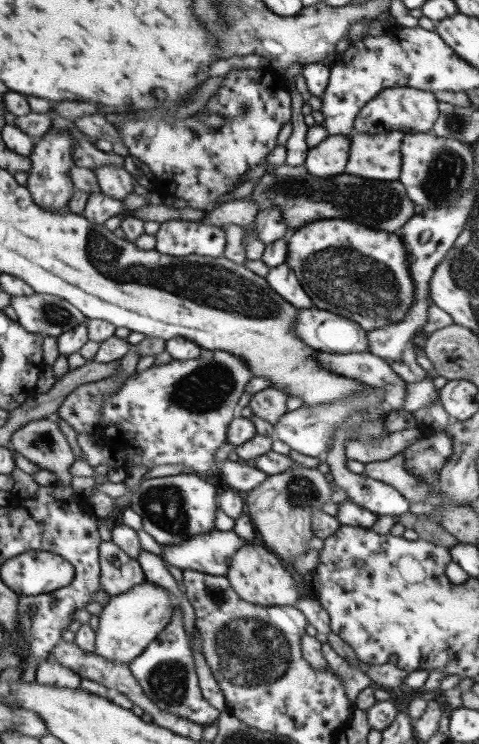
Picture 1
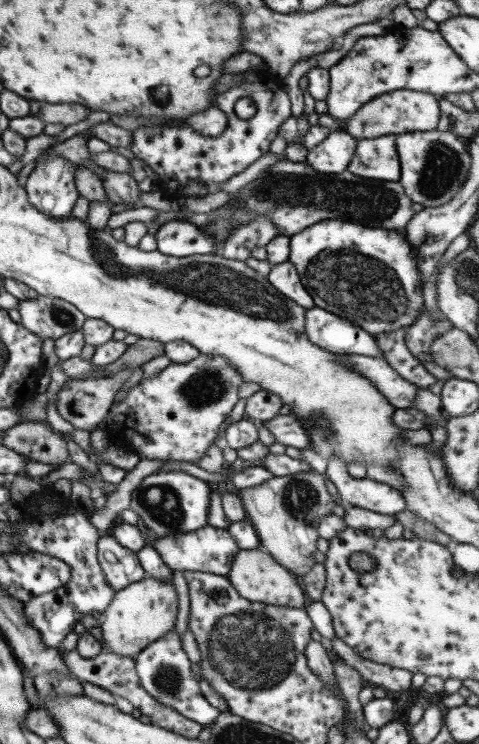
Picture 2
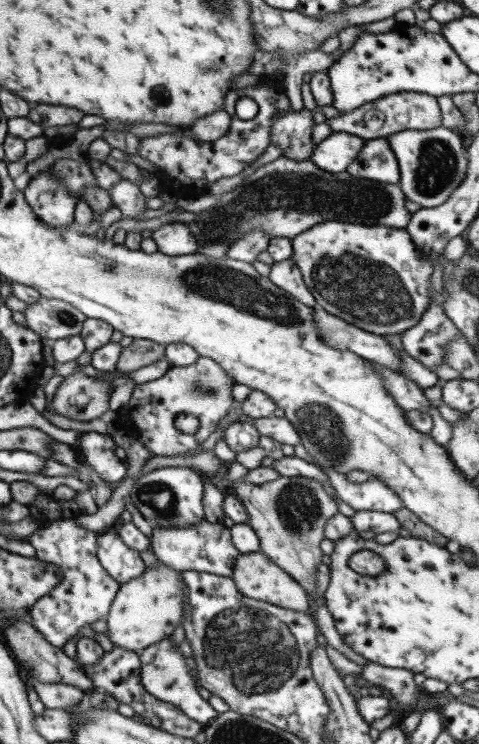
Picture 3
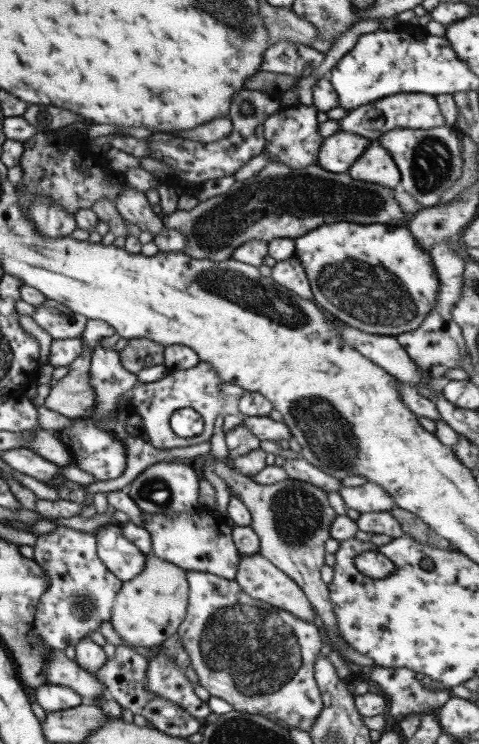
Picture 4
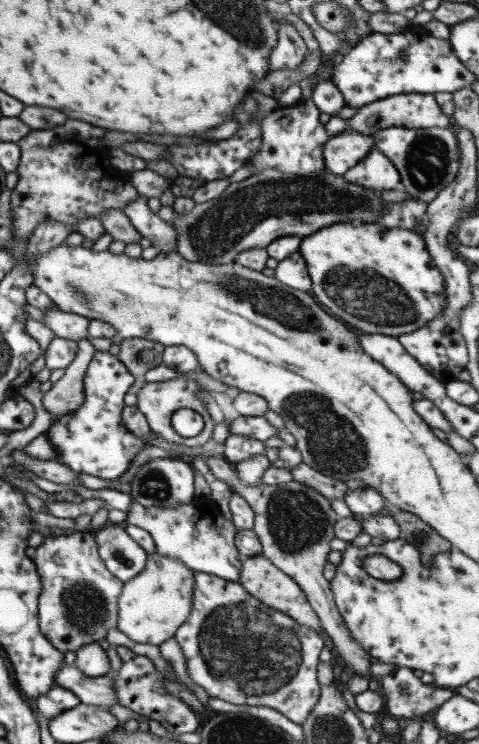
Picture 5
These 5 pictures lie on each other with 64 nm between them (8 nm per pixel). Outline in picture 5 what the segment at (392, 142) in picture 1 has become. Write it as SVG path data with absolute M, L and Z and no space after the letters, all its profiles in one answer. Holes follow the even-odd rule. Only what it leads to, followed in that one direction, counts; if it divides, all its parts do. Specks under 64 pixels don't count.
M374 148L366 157L343 174L348 182L374 190L392 190L401 182L400 173L392 162Z

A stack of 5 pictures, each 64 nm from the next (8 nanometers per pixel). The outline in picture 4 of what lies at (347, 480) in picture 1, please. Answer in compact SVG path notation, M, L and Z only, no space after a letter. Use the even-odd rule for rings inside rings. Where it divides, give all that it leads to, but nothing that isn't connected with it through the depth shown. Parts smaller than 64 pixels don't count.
M368 480L364 485L346 488L340 487L338 491L345 501L346 507L356 510L362 514L366 512L390 512L396 508L394 499L388 495L376 482Z

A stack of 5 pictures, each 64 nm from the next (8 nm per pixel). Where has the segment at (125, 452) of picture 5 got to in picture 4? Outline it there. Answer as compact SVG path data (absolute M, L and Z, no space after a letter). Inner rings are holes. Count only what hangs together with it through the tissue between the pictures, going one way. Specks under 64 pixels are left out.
M98 346L91 354L90 384L96 393L96 405L91 415L73 419L73 423L56 431L57 439L69 450L71 464L80 470L93 474L97 480L114 480L126 470L126 445L112 431L104 431L96 425L117 411L118 401L135 386L138 379L126 370L121 363L119 352L114 348Z

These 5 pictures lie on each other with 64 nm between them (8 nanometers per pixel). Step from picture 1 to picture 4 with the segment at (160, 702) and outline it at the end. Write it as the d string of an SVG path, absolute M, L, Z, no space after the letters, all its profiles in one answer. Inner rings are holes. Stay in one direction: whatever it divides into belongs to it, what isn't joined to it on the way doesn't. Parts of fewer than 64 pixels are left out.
M163 646L158 648L158 656L149 660L147 670L147 689L160 697L179 704L198 720L206 718L211 711L208 703L194 693L194 679L189 672L180 671L176 663L169 659Z

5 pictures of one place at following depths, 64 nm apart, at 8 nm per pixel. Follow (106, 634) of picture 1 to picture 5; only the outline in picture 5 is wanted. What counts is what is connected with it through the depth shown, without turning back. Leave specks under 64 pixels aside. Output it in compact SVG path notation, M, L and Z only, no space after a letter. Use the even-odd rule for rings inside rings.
M157 553L147 556L144 570L135 578L123 583L123 589L118 599L118 627L130 640L138 644L161 645L175 636L178 628L186 622L193 607L194 571L176 558L166 558Z

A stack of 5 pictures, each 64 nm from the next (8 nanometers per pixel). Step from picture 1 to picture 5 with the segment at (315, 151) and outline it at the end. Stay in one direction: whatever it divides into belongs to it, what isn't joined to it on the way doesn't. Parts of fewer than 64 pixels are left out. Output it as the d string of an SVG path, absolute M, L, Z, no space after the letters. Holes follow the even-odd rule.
M350 130L328 138L322 152L322 160L328 172L343 175L374 148L372 136Z

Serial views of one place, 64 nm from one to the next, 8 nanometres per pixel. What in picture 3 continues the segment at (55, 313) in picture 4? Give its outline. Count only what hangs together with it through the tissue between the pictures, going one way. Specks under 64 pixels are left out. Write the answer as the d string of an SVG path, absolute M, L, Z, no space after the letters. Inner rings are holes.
M40 297L25 310L28 328L38 333L42 339L58 340L74 336L82 330L87 317L75 306L58 299Z

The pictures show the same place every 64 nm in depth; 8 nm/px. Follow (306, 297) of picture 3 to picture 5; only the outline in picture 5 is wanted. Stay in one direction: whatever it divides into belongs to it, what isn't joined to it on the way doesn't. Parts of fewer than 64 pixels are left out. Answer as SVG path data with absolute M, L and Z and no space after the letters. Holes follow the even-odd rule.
M299 250L294 251L289 257L279 261L274 272L275 277L282 284L312 295L311 278L307 262Z

